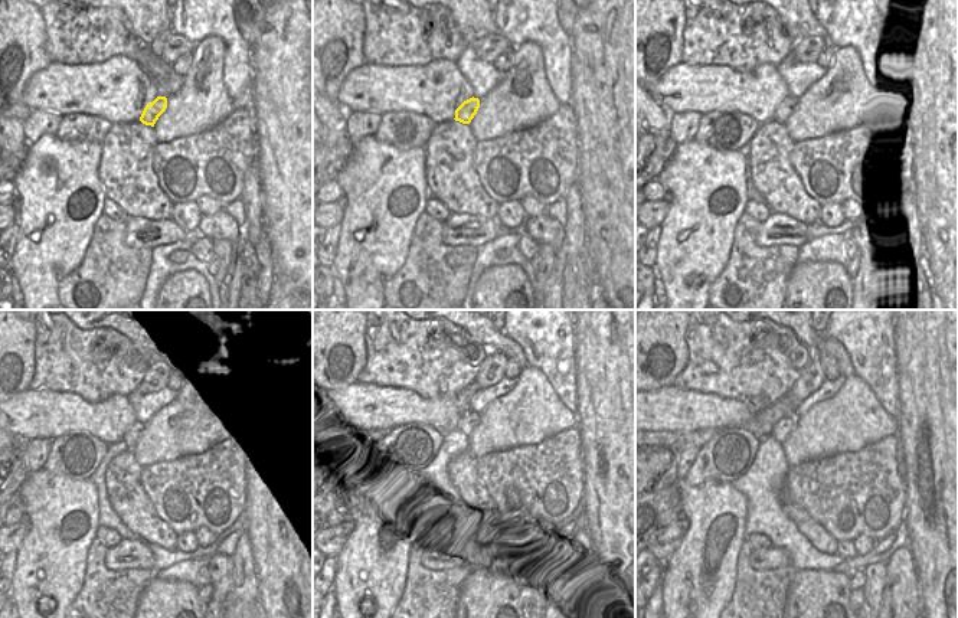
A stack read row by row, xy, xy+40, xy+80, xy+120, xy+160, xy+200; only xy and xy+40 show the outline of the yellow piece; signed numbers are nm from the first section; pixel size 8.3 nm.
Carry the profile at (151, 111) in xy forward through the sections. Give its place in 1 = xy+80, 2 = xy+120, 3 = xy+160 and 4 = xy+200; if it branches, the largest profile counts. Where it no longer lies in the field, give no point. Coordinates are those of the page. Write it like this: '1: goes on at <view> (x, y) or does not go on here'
1: goes on at xy+80 (785, 108)
2: goes on at xy+120 (133, 434)
3: goes on at xy+160 (467, 422)
4: goes on at xy+200 (781, 430)

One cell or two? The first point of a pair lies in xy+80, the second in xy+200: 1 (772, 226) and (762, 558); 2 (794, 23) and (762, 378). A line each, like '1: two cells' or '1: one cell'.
1: one cell
2: two cells

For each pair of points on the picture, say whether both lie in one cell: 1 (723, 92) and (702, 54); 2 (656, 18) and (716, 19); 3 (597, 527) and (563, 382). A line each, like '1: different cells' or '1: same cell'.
1: different cells
2: different cells
3: different cells

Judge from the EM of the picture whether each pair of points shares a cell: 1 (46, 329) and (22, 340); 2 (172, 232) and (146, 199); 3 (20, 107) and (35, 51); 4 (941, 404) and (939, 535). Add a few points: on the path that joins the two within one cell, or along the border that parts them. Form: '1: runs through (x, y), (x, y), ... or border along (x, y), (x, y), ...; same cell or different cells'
1: border along (36, 324), (35, 366); different cells
2: border along (128, 216), (169, 219); different cells
3: runs through (18, 92), (18, 81), (25, 65); same cell
4: runs through (918, 435), (914, 483), (919, 503); same cell

